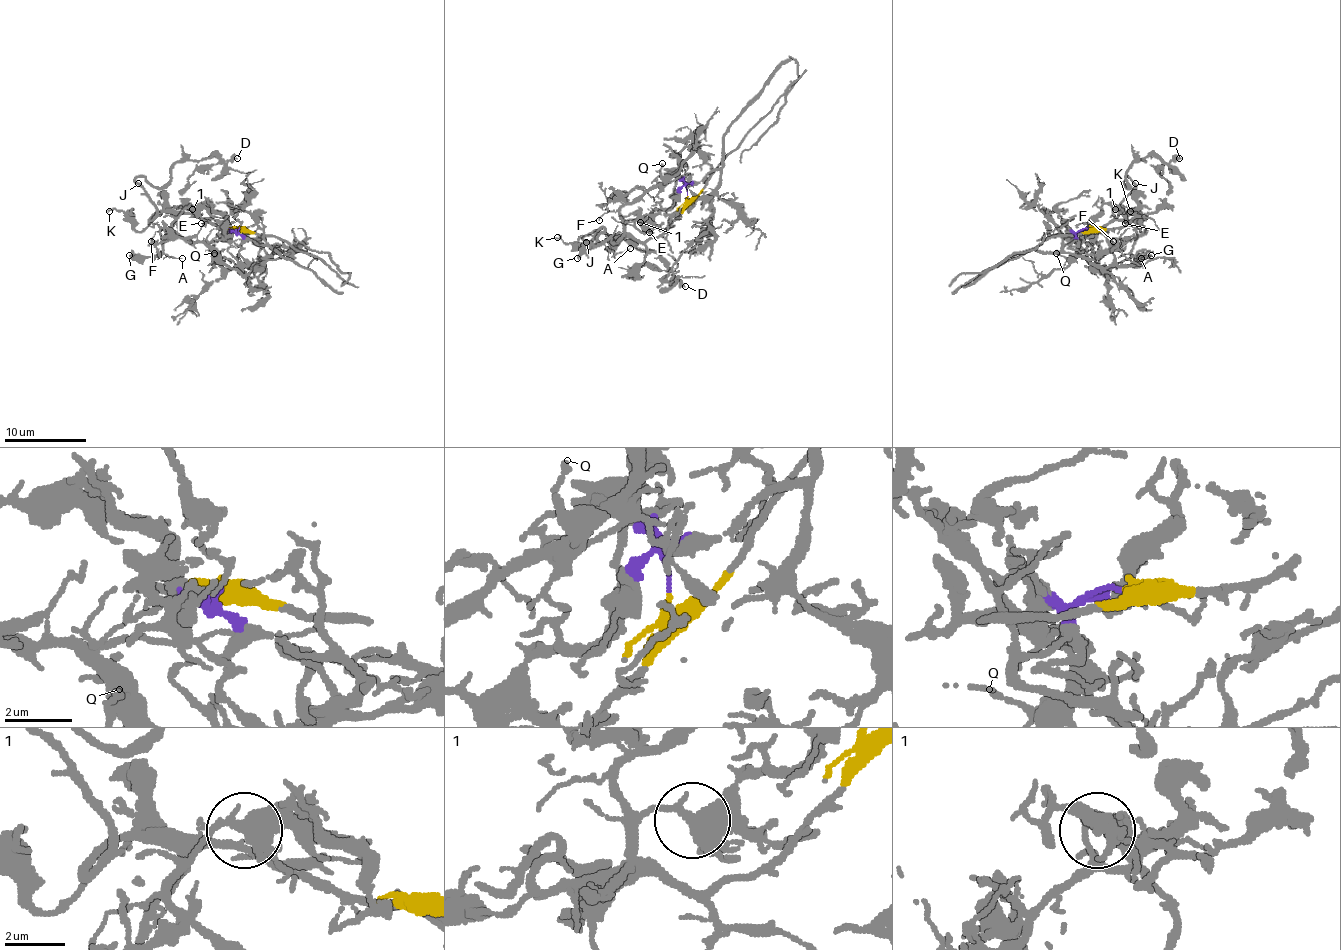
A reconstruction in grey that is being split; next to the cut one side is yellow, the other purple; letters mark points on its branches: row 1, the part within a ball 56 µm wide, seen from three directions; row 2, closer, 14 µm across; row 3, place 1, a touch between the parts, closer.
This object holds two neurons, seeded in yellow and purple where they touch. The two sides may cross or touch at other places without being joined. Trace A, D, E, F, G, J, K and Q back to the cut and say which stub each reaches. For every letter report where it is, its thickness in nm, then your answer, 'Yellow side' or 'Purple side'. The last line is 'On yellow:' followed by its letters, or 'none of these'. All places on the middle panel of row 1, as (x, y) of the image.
A: Place: (630, 248). Thickness 90 nm. Yellow side
D: Place: (685, 286). Thickness 400 nm. Yellow side
E: Place: (649, 232). Thickness 110 nm. Yellow side
F: Place: (599, 220). Thickness 140 nm. Yellow side
G: Place: (577, 258). Thickness 200 nm. Yellow side
J: Place: (586, 242). Thickness 240 nm. Yellow side
K: Place: (557, 237). Thickness 200 nm. Yellow side
Q: Place: (662, 163). Thickness 150 nm. Yellow side
On yellow: A, D, E, F, G, J, K, Q

